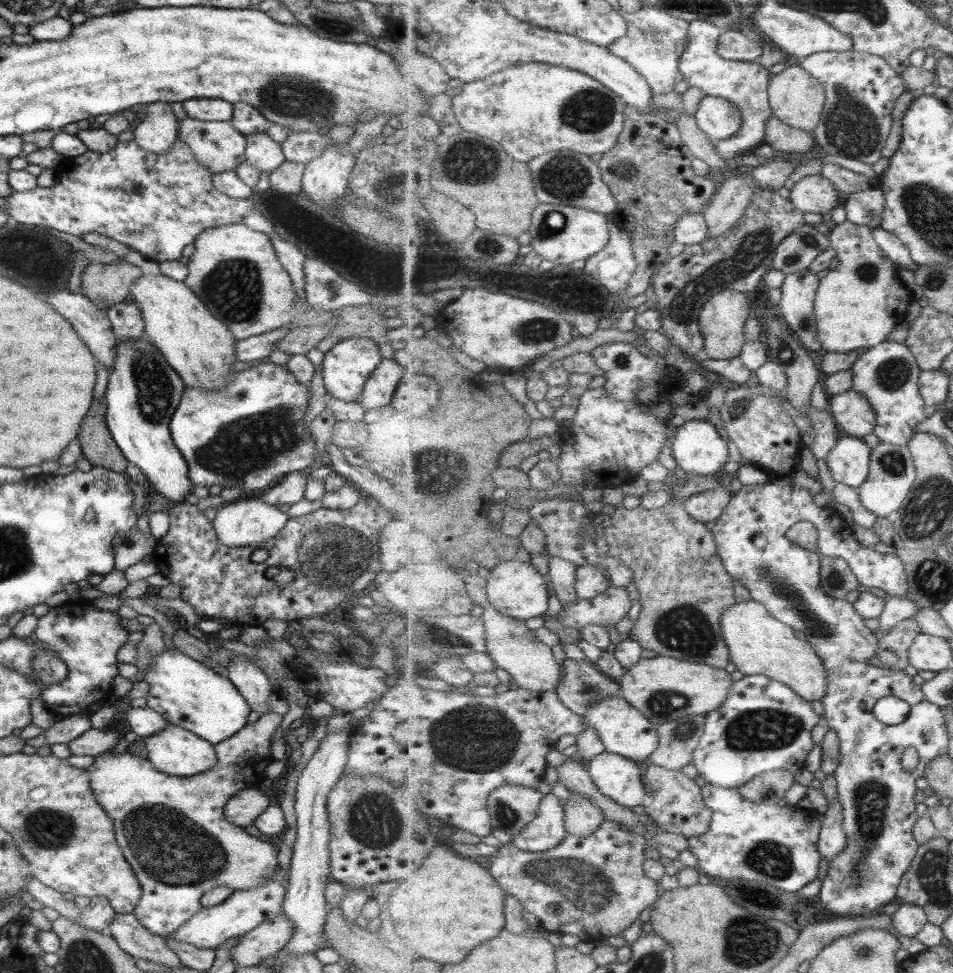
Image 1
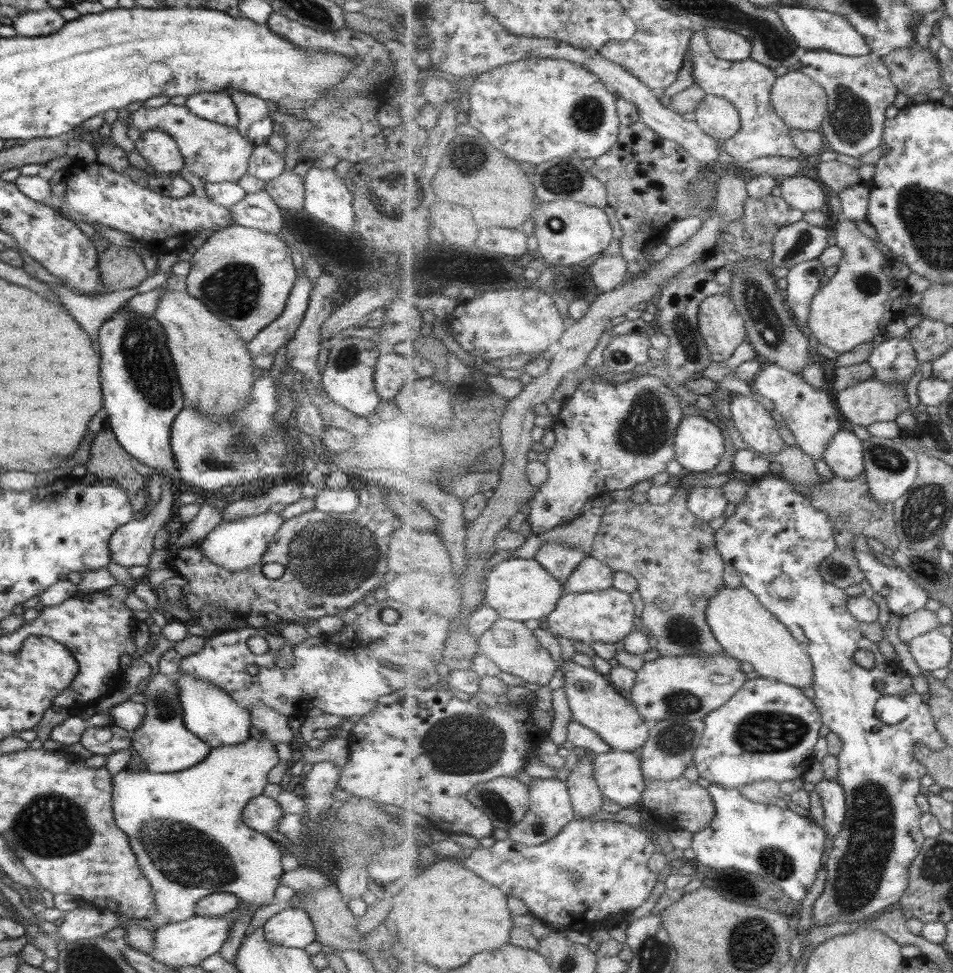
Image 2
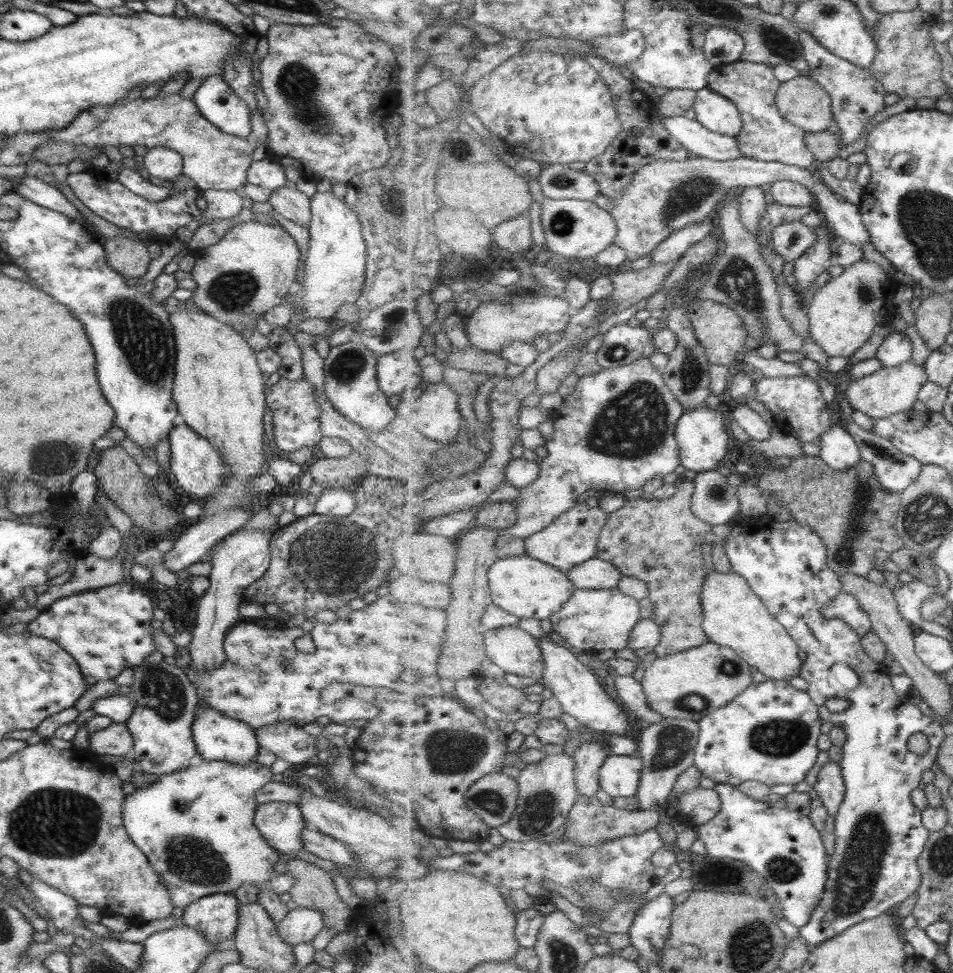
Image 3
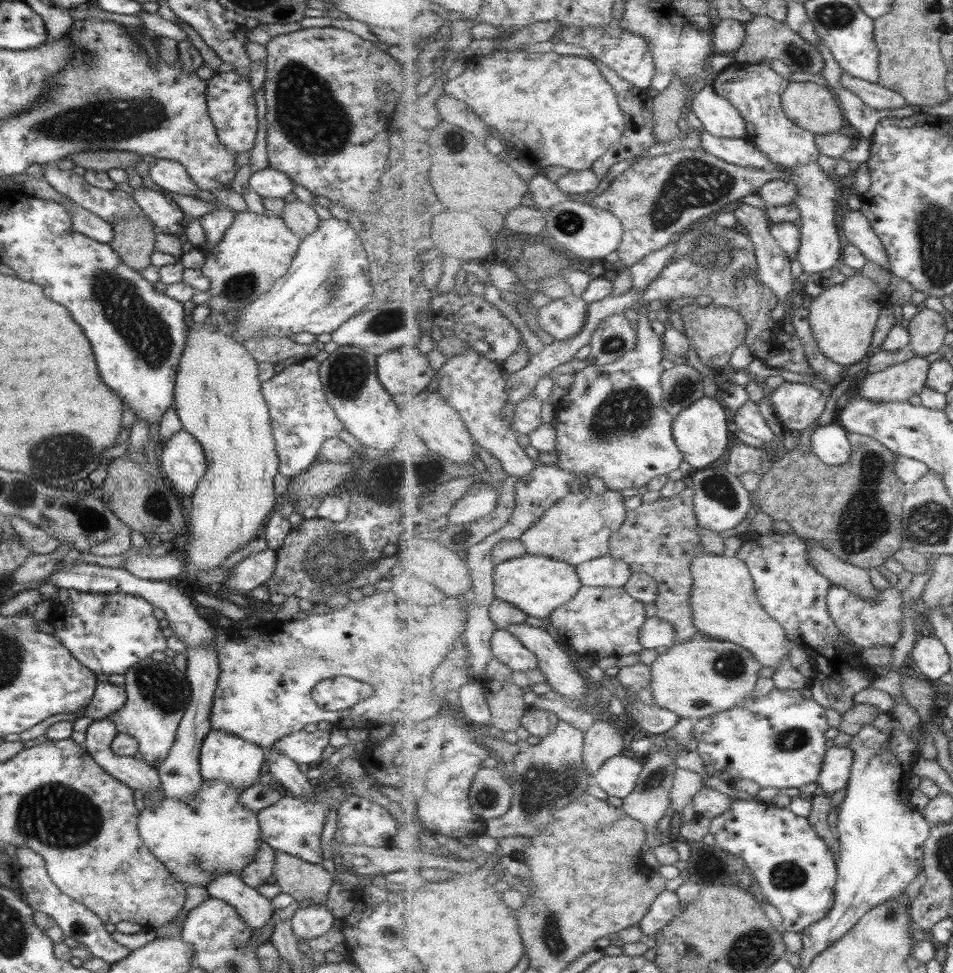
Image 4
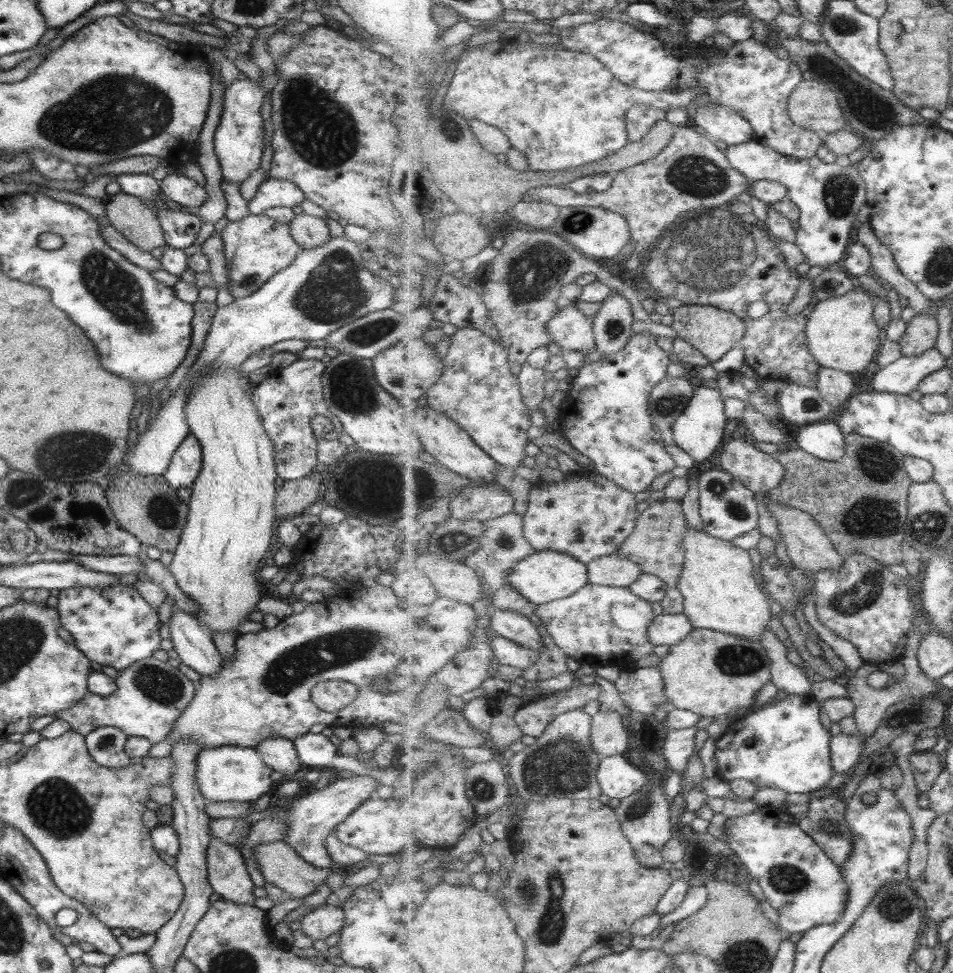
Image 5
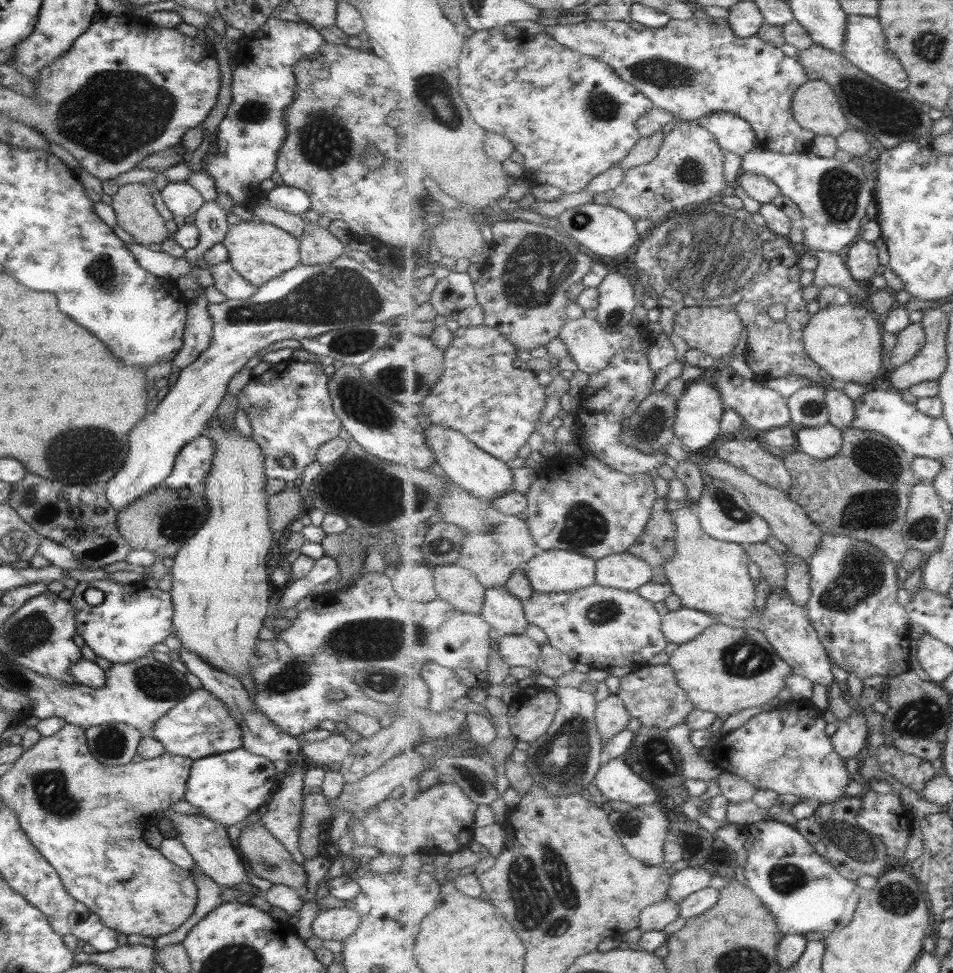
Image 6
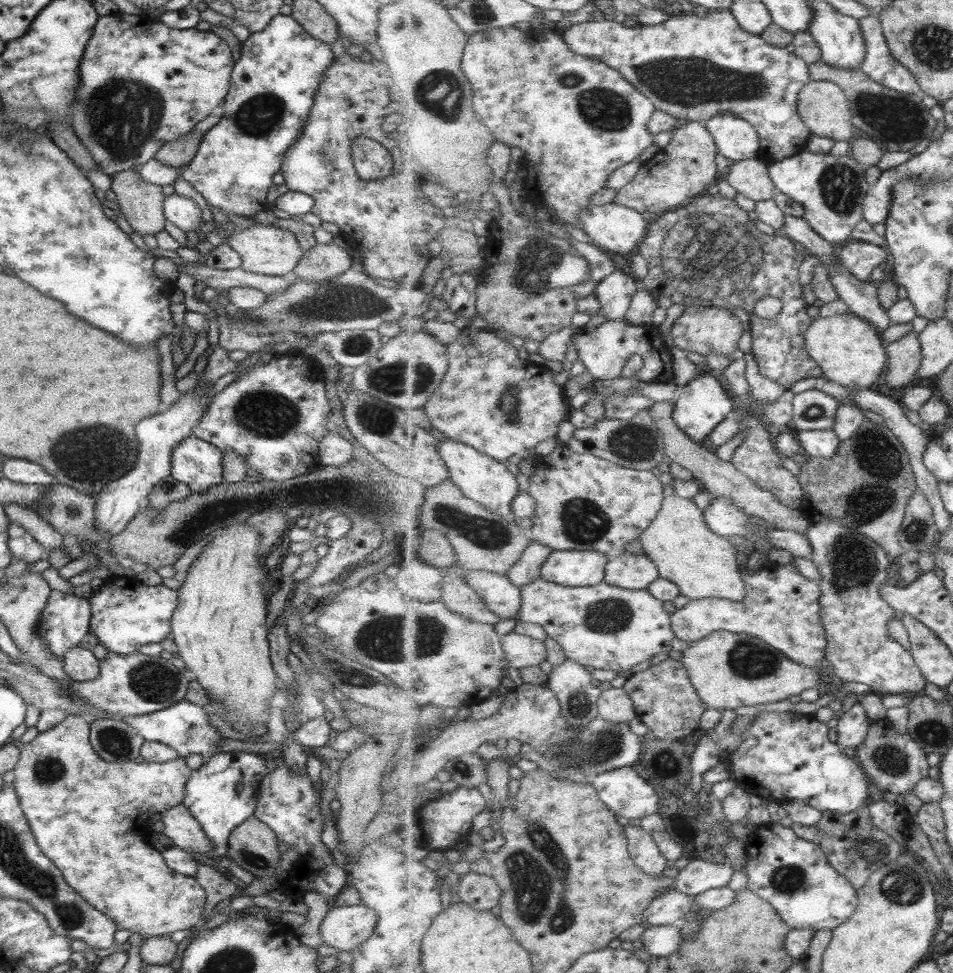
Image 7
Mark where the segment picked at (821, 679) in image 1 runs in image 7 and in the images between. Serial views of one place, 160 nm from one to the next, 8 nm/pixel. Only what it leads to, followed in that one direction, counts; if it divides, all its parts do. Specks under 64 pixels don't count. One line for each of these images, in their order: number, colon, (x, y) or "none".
2: (747, 630)
3: (735, 616)
4: (726, 607)
5: (720, 592)
6: (710, 575)
7: (701, 563)

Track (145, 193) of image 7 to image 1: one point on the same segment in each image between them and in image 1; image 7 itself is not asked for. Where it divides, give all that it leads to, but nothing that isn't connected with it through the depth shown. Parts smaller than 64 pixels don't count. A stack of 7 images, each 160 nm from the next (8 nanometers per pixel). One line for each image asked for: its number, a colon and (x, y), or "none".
1: (102, 283)
2: (119, 267)
3: (128, 257)
4: (132, 240)
5: (125, 213)
6: (133, 207)

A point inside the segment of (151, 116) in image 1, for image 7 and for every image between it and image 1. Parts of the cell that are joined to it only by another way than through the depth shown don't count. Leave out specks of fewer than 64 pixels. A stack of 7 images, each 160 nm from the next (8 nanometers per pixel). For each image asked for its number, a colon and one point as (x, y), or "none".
2: (158, 148)
3: (159, 161)
4: (168, 174)
5: (183, 190)
6: (180, 198)
7: (184, 213)

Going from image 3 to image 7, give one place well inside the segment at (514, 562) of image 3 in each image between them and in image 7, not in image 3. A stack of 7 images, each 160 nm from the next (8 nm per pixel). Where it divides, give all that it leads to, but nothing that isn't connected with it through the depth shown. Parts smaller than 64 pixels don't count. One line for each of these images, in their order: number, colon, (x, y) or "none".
4: (538, 585)
5: (543, 576)
6: (558, 570)
7: (570, 568)

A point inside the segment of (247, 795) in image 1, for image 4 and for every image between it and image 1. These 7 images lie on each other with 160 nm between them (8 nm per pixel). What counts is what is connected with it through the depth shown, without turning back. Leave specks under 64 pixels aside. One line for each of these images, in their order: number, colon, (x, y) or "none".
2: (260, 813)
3: (279, 823)
4: (292, 826)

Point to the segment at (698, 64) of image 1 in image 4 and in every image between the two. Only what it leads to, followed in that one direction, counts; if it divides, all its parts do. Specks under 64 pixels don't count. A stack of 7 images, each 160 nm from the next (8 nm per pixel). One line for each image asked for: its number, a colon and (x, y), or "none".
2: (748, 84)
3: (767, 135)
4: (755, 89)

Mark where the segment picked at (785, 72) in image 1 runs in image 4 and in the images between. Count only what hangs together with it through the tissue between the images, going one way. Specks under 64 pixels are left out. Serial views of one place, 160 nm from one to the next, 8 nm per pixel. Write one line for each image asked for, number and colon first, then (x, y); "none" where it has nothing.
2: (802, 102)
3: (803, 101)
4: (812, 106)

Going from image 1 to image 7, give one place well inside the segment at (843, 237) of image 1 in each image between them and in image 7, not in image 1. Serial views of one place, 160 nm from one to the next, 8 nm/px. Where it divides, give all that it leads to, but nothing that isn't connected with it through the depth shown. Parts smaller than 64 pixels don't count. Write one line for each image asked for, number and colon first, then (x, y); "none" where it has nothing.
2: (856, 305)
3: (843, 314)
4: (844, 318)
5: (842, 333)
6: (846, 340)
7: (846, 347)

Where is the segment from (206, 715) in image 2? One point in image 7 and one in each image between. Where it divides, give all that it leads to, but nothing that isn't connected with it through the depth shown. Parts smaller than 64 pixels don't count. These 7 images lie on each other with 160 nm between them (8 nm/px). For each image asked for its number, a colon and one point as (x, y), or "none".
3: (216, 737)
4: (223, 756)
5: (223, 773)
6: (225, 787)
7: (222, 792)

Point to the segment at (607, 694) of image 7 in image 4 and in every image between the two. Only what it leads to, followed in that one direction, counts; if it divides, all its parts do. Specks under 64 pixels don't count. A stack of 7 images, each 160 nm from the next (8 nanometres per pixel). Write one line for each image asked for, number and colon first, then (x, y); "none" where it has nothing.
4: (602, 740)
5: (608, 735)
6: (612, 716)

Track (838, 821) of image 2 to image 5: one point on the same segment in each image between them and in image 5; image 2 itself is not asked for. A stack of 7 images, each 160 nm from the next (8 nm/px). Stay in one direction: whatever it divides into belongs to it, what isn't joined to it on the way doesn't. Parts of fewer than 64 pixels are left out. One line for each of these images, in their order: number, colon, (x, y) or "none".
3: (831, 787)
4: (837, 767)
5: (845, 749)

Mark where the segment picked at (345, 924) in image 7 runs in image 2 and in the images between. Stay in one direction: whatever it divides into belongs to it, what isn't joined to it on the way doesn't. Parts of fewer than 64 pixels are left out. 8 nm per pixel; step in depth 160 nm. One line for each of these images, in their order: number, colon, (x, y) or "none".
2: (290, 928)
3: (301, 925)
4: (313, 921)
5: (323, 921)
6: (335, 924)

